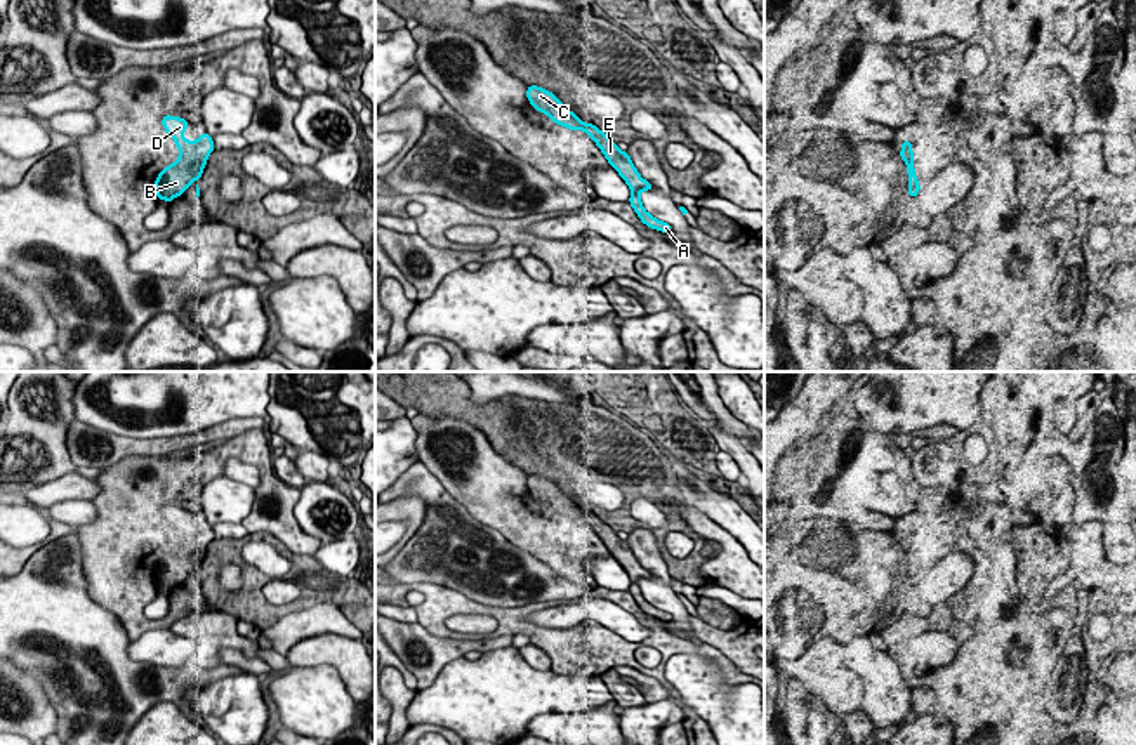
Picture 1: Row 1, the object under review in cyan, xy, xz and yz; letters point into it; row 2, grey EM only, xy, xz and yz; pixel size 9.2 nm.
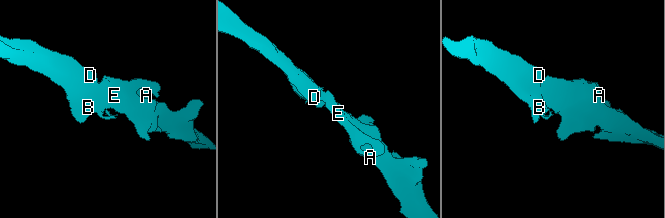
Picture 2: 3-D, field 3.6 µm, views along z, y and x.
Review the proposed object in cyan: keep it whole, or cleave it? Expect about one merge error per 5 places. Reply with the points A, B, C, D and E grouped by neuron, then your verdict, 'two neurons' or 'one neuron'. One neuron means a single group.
A B C D E | one neuron

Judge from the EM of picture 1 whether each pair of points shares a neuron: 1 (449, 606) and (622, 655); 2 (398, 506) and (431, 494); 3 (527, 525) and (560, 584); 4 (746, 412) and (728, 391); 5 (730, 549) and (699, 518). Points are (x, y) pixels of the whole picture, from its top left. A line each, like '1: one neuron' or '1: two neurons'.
1: one neuron
2: two neurons
3: two neurons
4: one neuron
5: one neuron

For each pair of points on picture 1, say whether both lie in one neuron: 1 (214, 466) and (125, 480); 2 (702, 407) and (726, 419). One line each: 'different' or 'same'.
1: same
2: same

